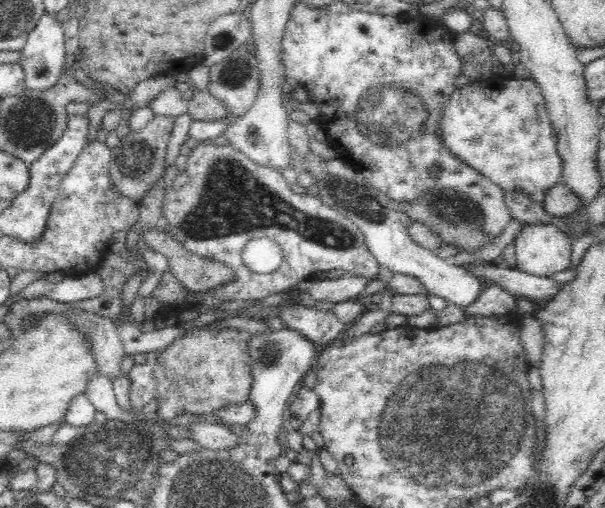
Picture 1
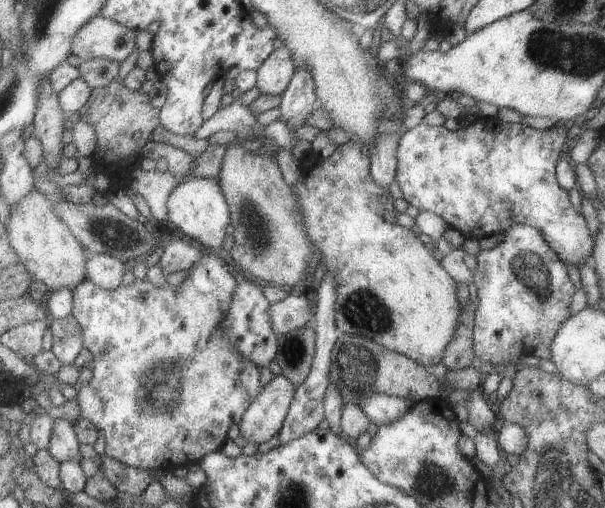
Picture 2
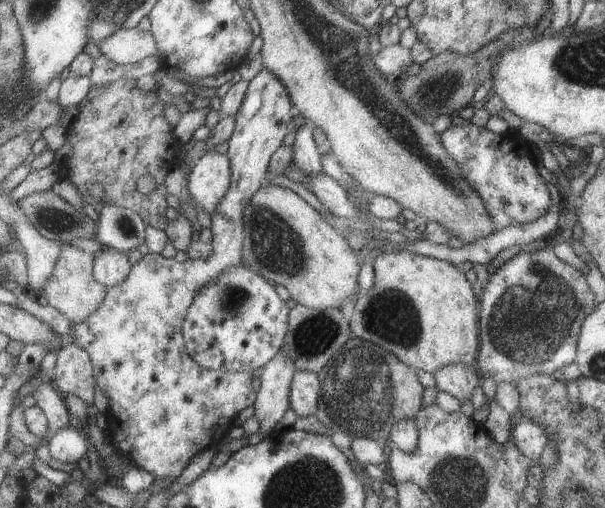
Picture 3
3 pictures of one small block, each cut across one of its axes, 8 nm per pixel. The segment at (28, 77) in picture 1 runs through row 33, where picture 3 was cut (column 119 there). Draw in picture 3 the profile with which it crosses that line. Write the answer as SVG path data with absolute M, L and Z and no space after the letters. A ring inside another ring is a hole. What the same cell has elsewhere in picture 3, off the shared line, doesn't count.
M137 26L120 28L102 42L98 42L101 54L121 65L136 64L146 56L160 57L160 50L151 31L140 30Z

